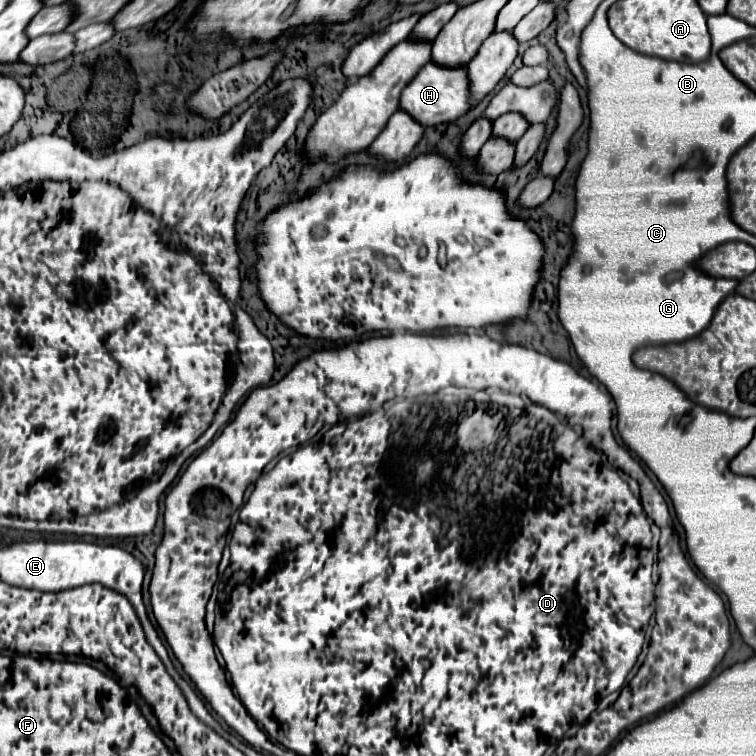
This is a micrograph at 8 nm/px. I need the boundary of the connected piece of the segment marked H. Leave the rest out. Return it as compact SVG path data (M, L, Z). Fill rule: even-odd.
M428 62L422 66L422 70L414 76L414 80L404 88L400 96L400 106L410 112L412 118L418 118L420 124L434 126L440 122L454 122L462 114L470 110L470 78L466 72L466 66L458 68L446 68L440 64Z

